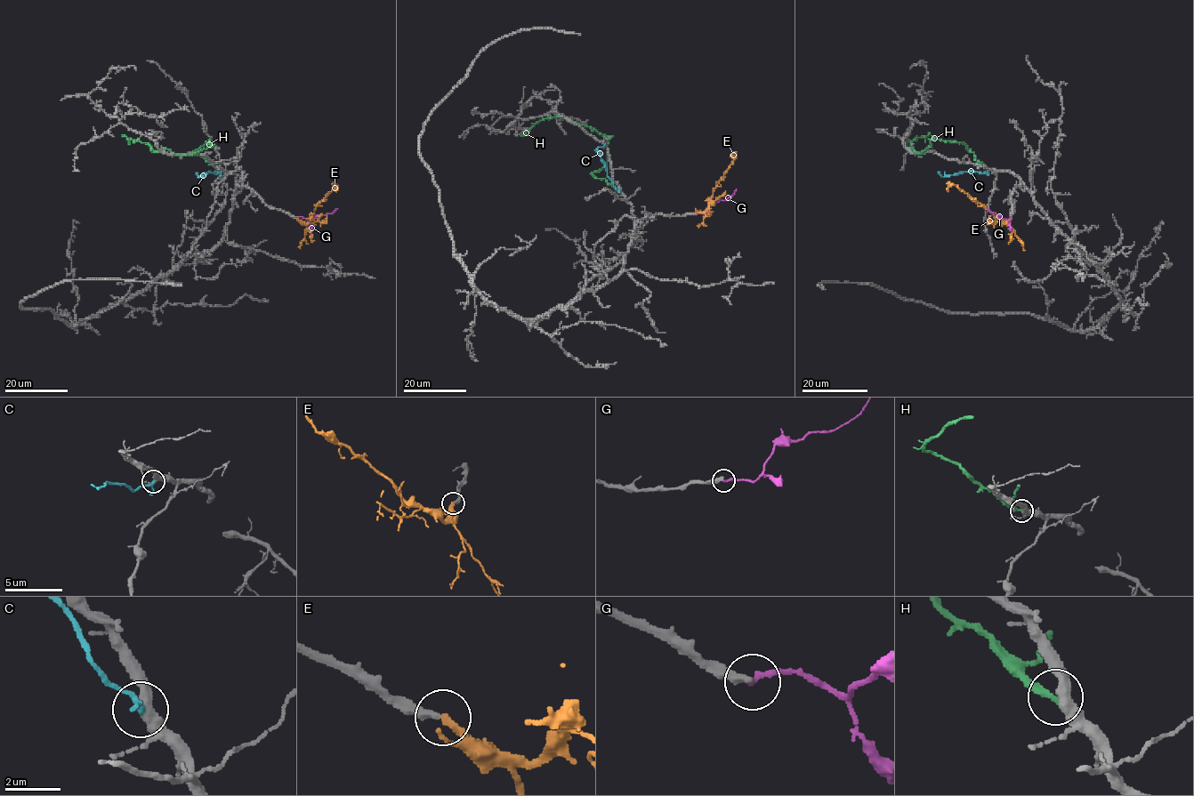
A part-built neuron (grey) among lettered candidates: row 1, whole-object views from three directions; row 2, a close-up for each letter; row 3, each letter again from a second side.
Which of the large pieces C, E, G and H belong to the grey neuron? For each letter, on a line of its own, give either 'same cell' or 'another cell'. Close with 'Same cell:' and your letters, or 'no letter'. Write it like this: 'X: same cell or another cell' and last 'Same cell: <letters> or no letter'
C: another cell
E: same cell
G: another cell
H: another cell
Same cell: E

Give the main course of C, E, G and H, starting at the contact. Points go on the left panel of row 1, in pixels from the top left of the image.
C: (221, 172), (197, 176), (202, 178), (207, 172)
E: (297, 218), (308, 222), (314, 208), (333, 186), (337, 188)
G: (297, 218), (306, 220), (325, 215), (337, 208)
H: (221, 170), (195, 152), (209, 140), (209, 147), (176, 155), (167, 148), (155, 152), (122, 135)

